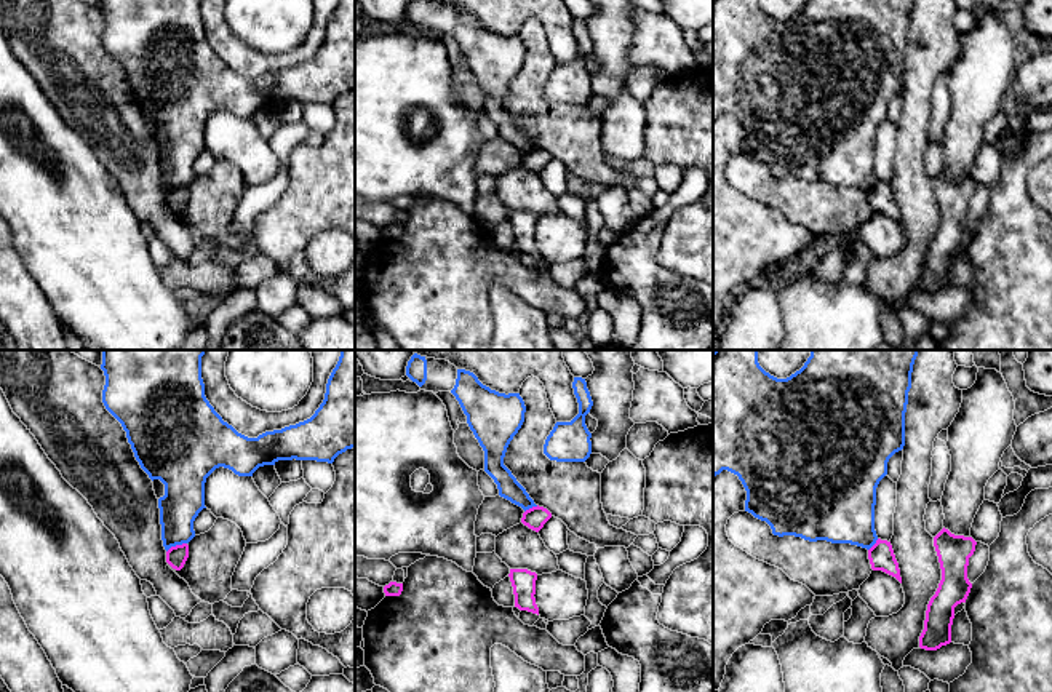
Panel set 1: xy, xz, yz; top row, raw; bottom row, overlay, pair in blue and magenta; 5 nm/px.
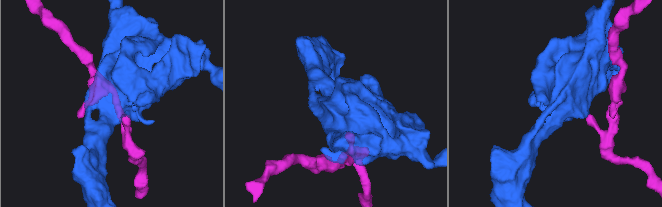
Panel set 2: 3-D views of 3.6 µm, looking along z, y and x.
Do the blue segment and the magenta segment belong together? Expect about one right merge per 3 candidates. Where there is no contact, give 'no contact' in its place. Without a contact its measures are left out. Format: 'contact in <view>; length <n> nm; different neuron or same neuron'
contact in xy; length 120 nm; different neuron

